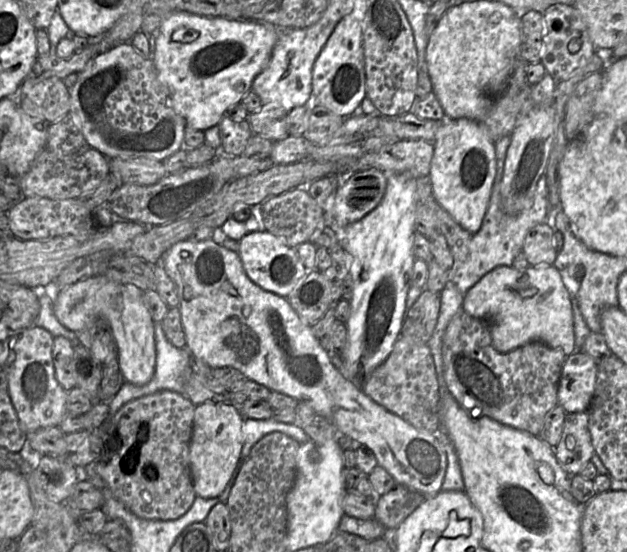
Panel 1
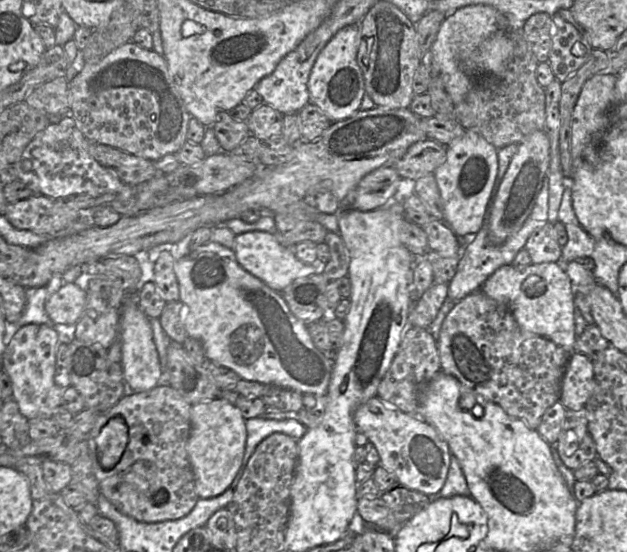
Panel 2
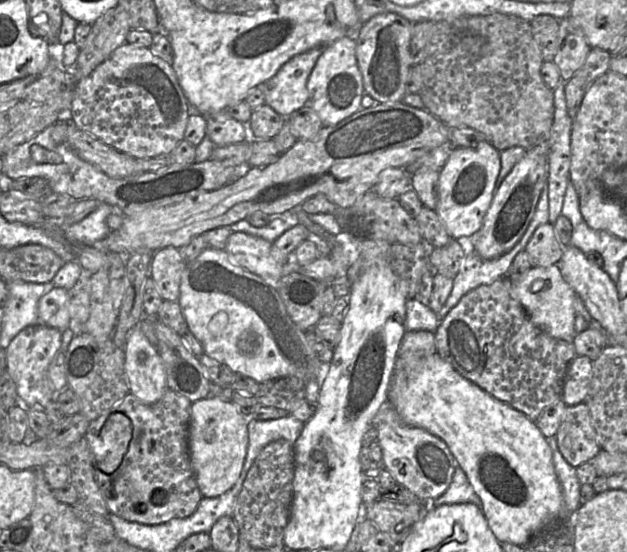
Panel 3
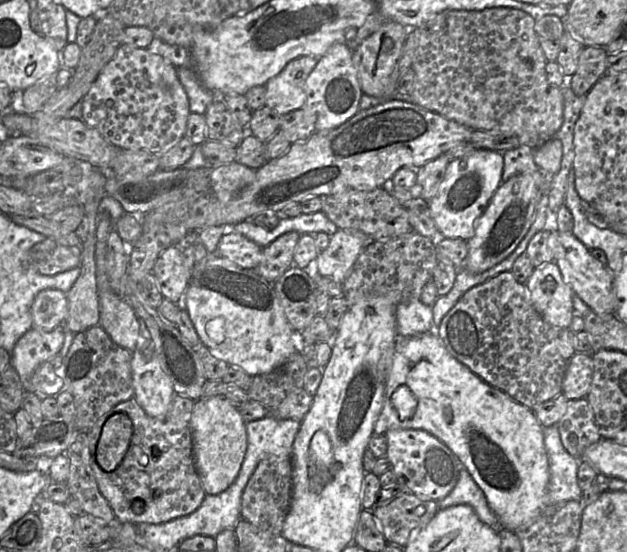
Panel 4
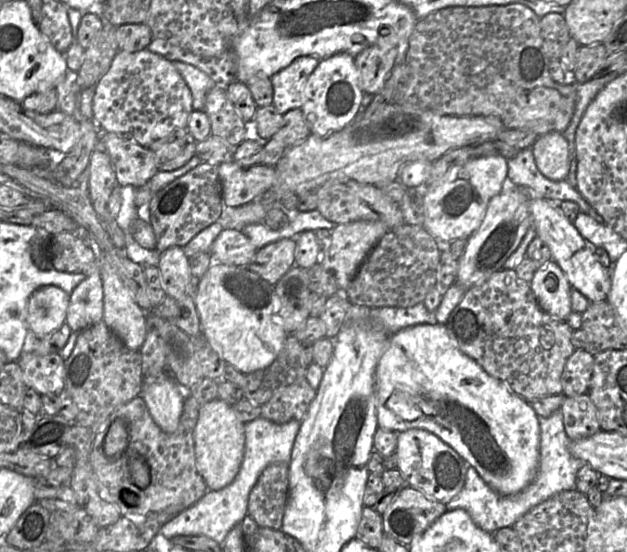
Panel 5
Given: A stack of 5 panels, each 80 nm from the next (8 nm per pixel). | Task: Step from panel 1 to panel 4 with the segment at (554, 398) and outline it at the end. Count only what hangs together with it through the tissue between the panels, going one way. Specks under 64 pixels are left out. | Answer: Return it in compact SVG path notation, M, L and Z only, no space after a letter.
M511 271L502 272L488 281L478 284L468 290L444 316L434 333L441 339L447 351L460 363L467 366L474 374L489 385L502 390L515 401L531 410L536 408L539 404L562 394L562 383L568 363L576 353L575 333L571 331L570 328L559 328L547 323L532 306L525 284L517 282Z

